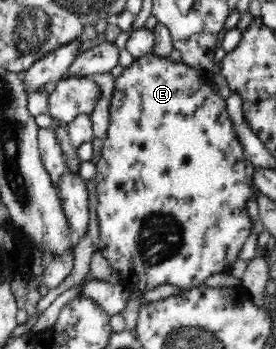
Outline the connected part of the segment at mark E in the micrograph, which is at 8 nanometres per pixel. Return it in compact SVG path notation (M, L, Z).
M154 53L134 59L134 62L124 69L119 77L115 78L115 91L110 103L108 136L103 142L100 159L96 163L96 174L92 174L96 179L96 212L99 227L97 248L102 252L110 268L112 267L115 272L121 274L123 280L132 282L132 286L136 286L142 292L154 290L162 284L188 290L204 284L205 280L213 274L228 272L252 230L252 221L246 209L246 202L248 198L256 194L257 188L252 182L255 166L244 155L244 149L226 113L226 101L214 93L212 84L206 84L206 82L200 84L202 79L194 69L182 61L172 62L169 57L160 58Z

